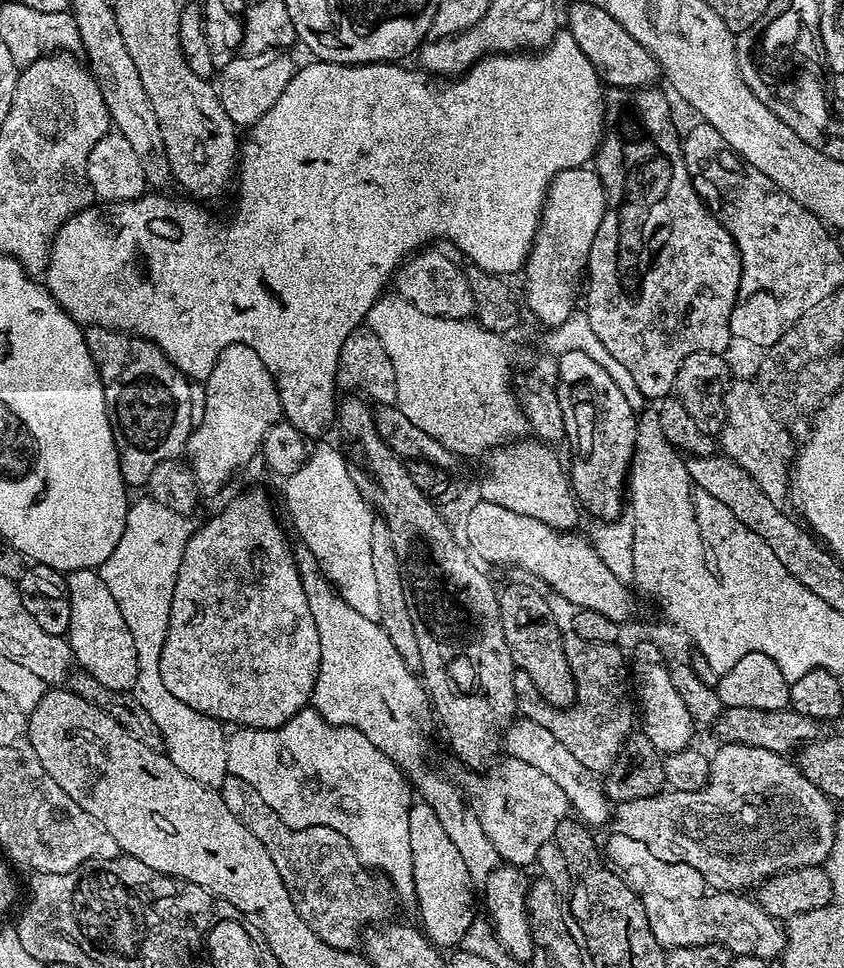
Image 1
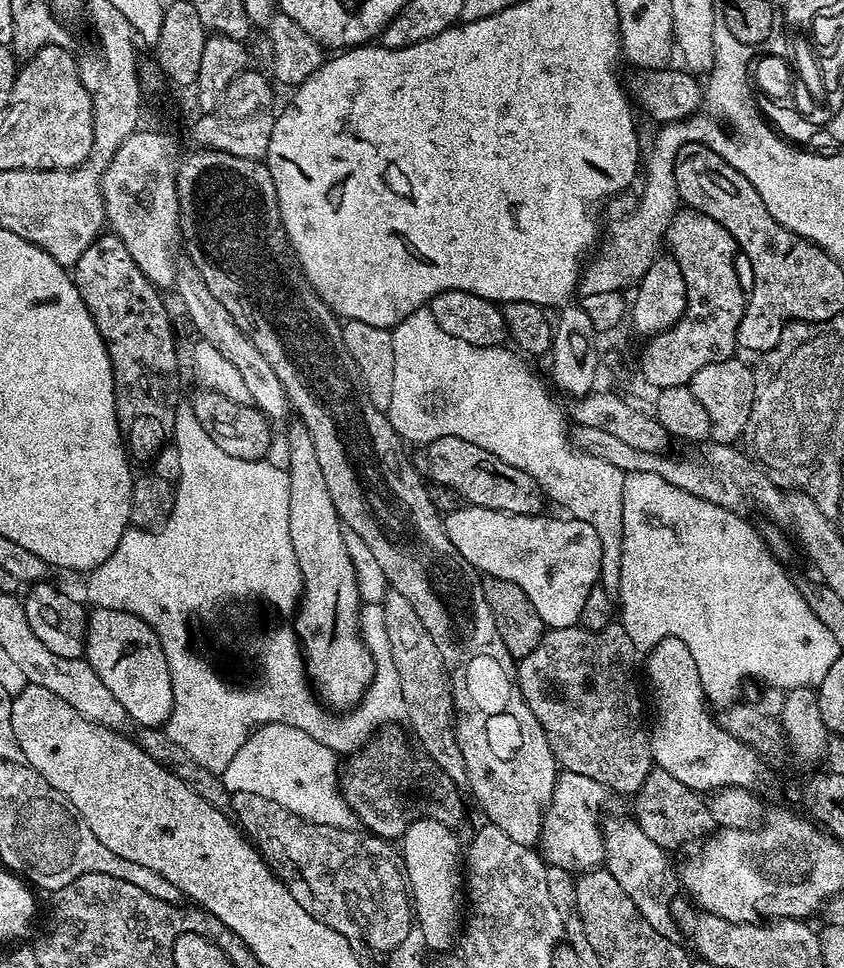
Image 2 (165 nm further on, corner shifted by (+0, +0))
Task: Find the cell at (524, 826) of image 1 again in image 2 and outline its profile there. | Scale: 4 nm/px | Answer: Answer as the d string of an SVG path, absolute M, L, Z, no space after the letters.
M561 771L556 778L554 794L544 814L544 829L540 832L539 851L551 866L562 866L567 872L583 874L604 864L604 833L600 807L610 799L608 789L594 778Z

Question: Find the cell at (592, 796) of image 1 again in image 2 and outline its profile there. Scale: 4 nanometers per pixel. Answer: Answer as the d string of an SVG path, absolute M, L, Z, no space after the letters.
M635 819L608 820L602 824L604 833L604 864L606 871L614 874L618 886L626 890L626 898L638 906L638 914L658 930L658 934L675 937L678 929L674 919L674 905L677 903L676 884L678 888L678 872L668 861L669 853L654 838L646 838L646 834L636 825Z

